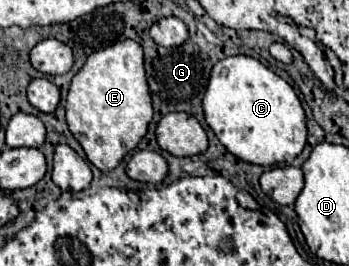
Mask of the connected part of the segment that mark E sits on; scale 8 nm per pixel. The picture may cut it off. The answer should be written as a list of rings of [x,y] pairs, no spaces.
[[[127,38],[93,52],[73,76],[65,110],[69,130],[83,146],[87,160],[101,172],[117,168],[119,162],[143,140],[153,118],[153,102],[139,42]]]

